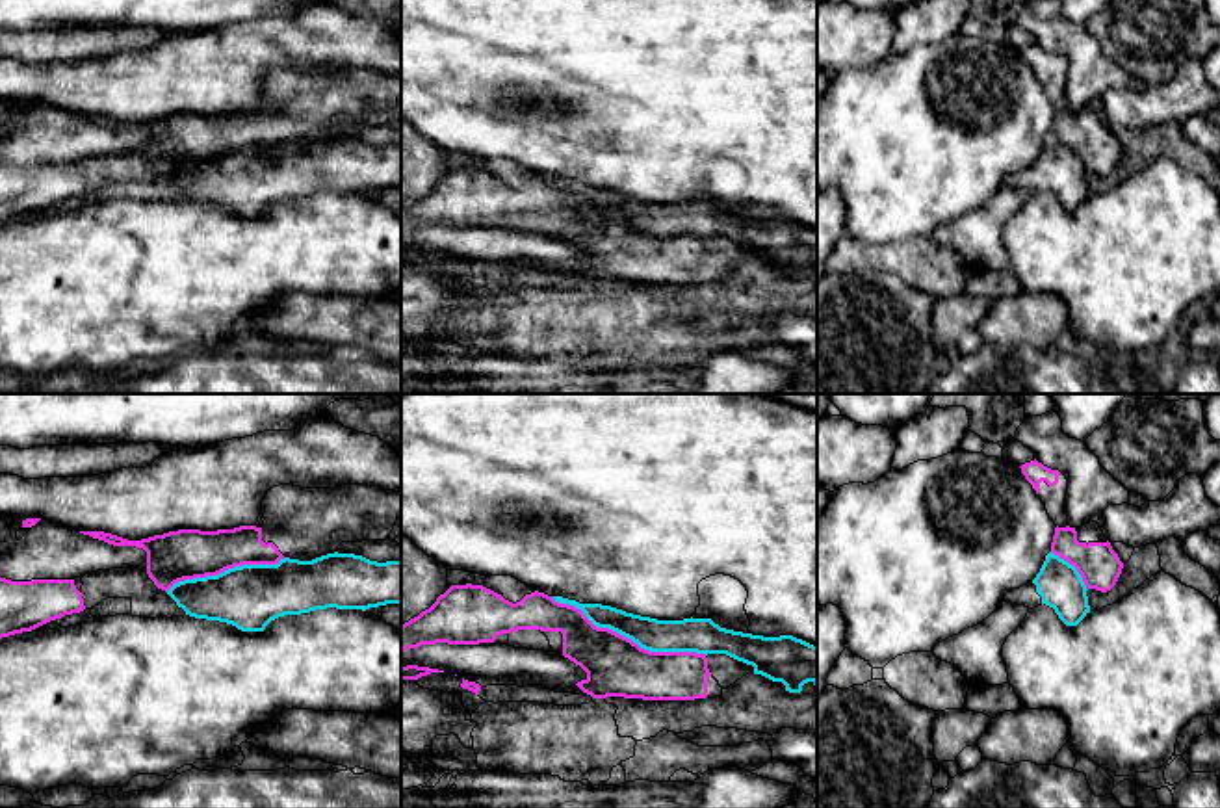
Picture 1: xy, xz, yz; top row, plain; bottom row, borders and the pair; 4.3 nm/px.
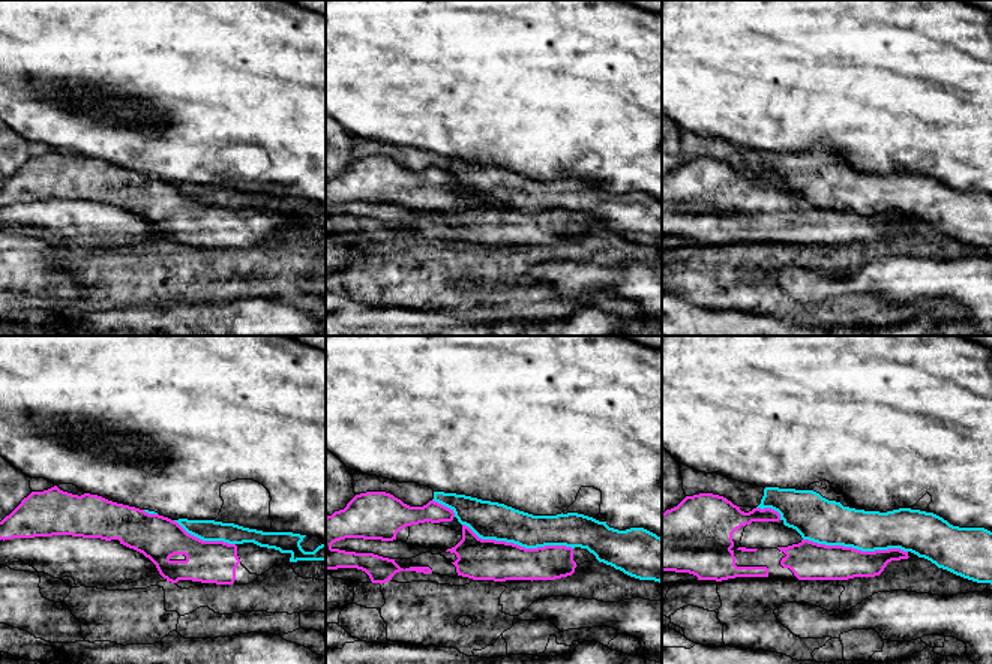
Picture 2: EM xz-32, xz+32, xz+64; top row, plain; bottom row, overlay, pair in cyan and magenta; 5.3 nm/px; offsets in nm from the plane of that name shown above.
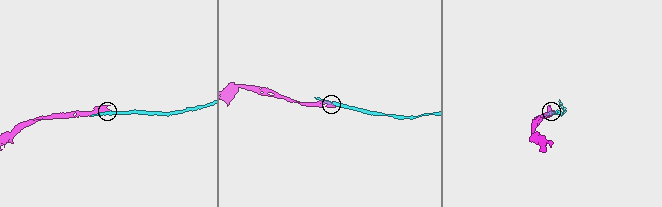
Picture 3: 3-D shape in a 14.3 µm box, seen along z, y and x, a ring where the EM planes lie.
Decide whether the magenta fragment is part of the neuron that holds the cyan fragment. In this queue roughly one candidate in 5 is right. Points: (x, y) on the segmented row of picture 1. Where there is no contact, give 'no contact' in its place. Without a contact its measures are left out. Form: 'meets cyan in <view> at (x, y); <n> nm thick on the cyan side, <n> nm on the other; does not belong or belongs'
meets cyan in xz at (628, 638); 140 nm thick on the cyan side, 260 nm on the other; does not belong

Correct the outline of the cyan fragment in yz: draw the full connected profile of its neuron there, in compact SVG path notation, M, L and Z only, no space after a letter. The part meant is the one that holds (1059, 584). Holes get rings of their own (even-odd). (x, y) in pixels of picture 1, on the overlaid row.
M1049 552L1036 578L1019 589L1008 591L1003 602L1029 609L1045 604L1055 609L1066 626L1077 626L1090 613L1086 591L1077 568Z

